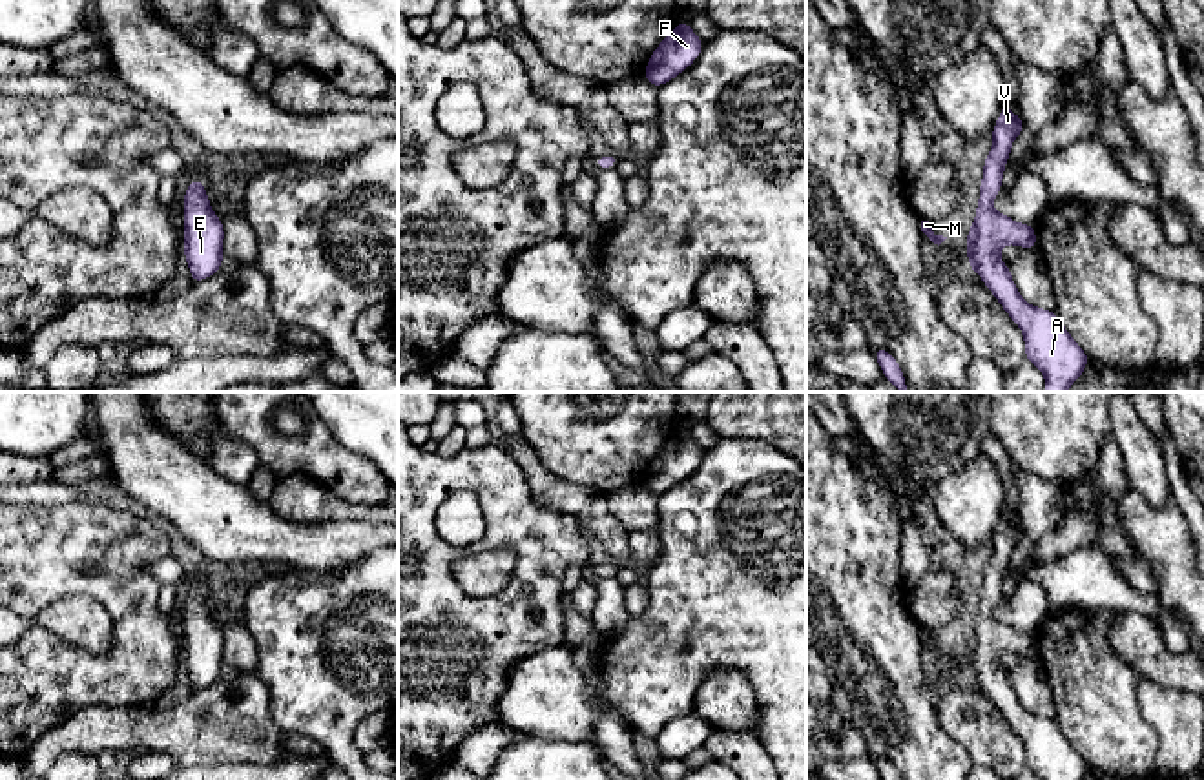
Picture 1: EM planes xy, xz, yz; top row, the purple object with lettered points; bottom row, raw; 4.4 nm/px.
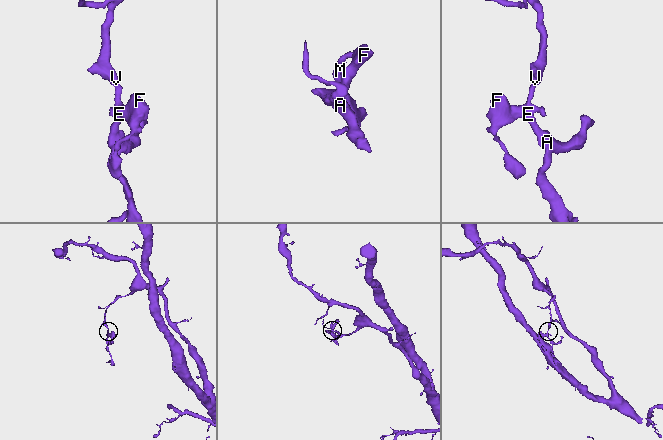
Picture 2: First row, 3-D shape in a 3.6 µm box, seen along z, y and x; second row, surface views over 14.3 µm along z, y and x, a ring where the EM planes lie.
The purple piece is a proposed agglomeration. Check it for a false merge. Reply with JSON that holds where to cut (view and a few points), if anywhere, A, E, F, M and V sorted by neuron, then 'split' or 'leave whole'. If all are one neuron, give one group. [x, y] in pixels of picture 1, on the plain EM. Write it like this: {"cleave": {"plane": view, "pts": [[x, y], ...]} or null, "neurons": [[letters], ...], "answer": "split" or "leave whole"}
{"cleave": null, "neurons": [["A", "E", "F", "M", "V"]], "answer": "leave whole"}

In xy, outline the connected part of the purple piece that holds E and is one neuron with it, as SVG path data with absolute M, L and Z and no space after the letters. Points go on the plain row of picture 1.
M192 589L182 603L184 612L184 667L192 691L212 685L223 671L223 629L213 621L206 594Z

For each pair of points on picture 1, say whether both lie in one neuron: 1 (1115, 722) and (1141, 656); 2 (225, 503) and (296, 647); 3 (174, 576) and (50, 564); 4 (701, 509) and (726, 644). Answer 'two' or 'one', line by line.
1: two
2: two
3: two
4: one

